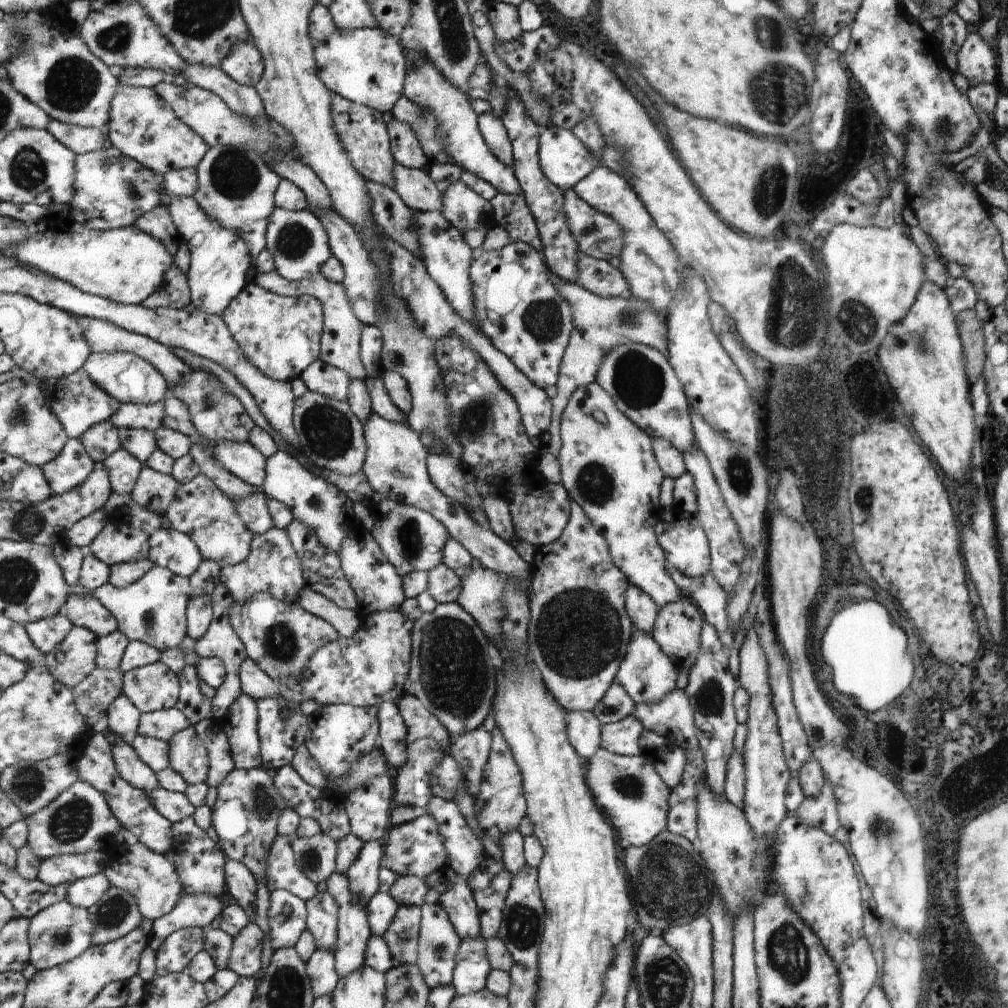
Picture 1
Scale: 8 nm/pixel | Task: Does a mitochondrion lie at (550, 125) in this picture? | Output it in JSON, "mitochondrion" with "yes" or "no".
{"mitochondrion":"no"}

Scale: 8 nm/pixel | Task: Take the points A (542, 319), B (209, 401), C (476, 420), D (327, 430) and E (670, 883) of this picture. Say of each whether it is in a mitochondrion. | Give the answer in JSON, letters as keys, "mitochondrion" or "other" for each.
{"A":"mitochondrion","B":"mitochondrion","C":"mitochondrion","D":"mitochondrion","E":"mitochondrion"}

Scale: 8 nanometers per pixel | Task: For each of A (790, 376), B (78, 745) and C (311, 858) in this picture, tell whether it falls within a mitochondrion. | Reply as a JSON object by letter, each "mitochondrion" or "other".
{"A":"mitochondrion","B":"other","C":"mitochondrion"}

